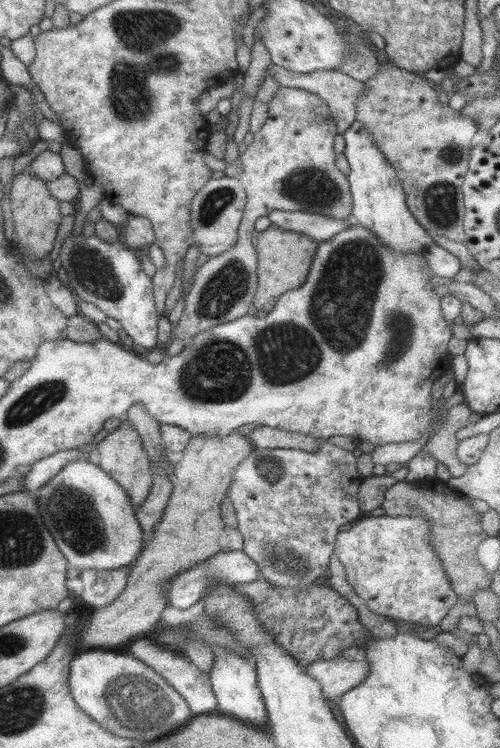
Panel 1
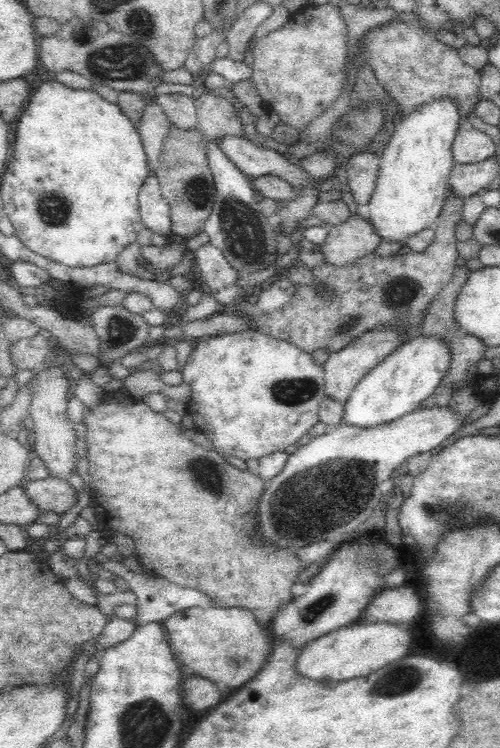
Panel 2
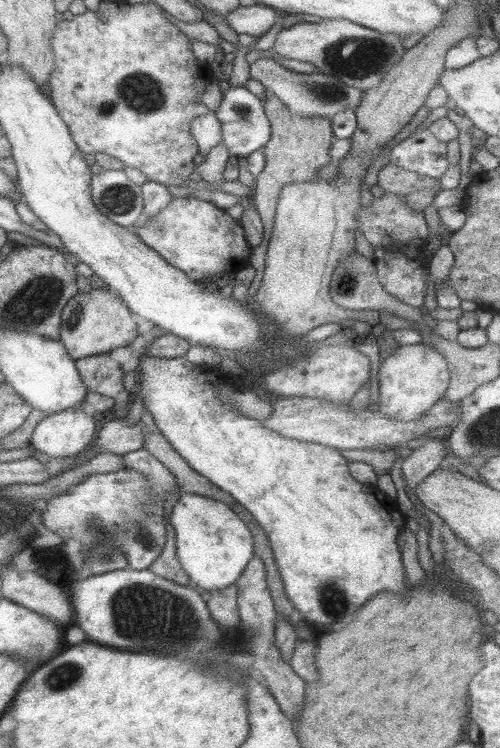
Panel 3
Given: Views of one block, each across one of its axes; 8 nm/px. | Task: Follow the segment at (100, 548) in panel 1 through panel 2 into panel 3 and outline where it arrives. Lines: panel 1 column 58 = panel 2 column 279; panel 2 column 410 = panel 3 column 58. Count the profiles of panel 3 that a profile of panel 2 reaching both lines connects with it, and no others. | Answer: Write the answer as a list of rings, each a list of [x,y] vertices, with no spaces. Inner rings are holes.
[[[79,406],[45,416],[33,430],[31,446],[49,458],[73,458],[81,454],[93,438],[95,420]]]

